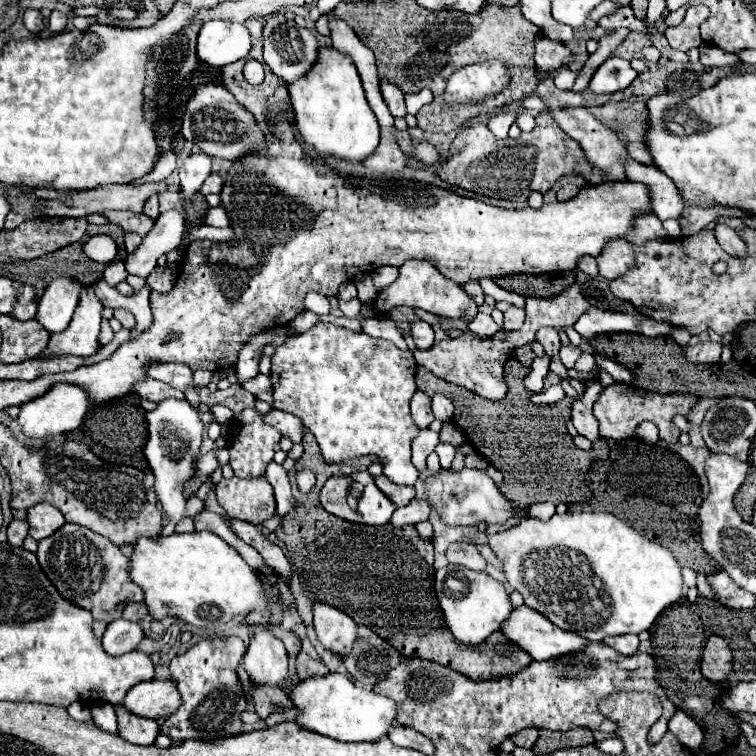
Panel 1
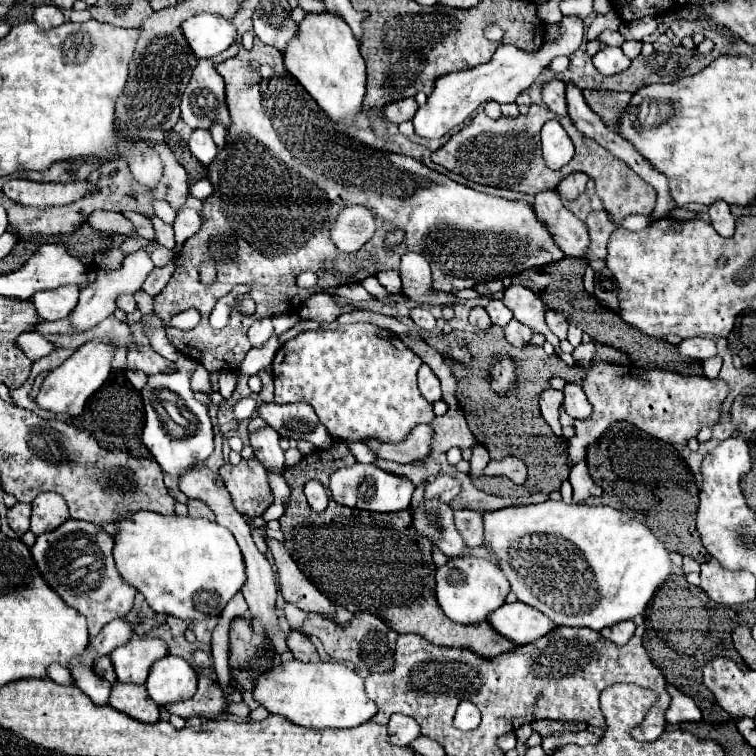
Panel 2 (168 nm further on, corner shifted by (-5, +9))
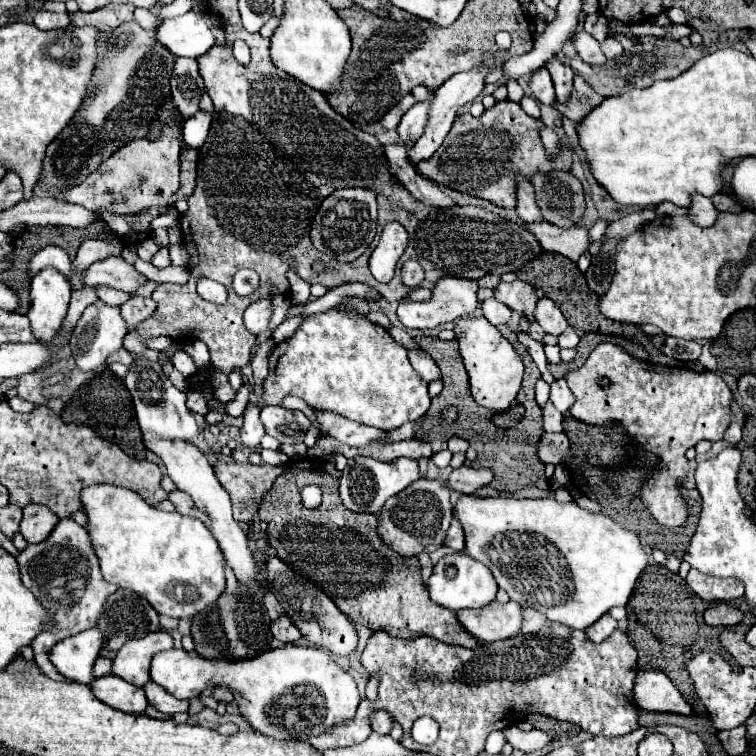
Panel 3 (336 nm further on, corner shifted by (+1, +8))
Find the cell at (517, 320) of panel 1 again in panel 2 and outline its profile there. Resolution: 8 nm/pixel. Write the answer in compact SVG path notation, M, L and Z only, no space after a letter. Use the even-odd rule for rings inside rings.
M511 284L509 288L505 288L503 304L515 314L515 320L529 326L533 332L543 334L546 340L553 345L555 354L559 356L559 352L561 352L560 341L545 324L545 308L547 306L537 294L533 294L525 286Z

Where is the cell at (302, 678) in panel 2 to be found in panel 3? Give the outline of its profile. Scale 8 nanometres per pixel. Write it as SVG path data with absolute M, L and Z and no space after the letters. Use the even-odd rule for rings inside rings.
M285 645L283 649L271 649L267 653L261 653L259 657L245 659L245 661L211 661L199 657L195 651L169 649L153 657L151 681L163 687L167 693L175 695L177 699L199 697L199 693L207 685L225 685L235 691L235 701L239 705L239 711L249 721L249 725L259 733L275 739L309 739L313 735L321 735L323 731L333 729L335 725L347 723L355 717L361 699L355 679L347 671L343 671L329 657L327 651L315 647L301 647L301 645Z

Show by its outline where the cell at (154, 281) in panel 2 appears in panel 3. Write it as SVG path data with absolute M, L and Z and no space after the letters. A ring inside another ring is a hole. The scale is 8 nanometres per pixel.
M133 297L121 305L121 315L127 323L127 331L133 333L141 321L151 317L155 311L155 301L151 297Z

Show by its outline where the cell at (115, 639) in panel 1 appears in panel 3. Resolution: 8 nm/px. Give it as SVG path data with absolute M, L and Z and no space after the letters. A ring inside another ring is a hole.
M97 627L59 641L51 649L51 663L67 679L75 683L93 683L93 665L101 653L105 639Z

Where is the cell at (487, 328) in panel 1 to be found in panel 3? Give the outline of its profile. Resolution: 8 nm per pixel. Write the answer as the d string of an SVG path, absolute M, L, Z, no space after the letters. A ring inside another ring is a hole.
M487 299L481 303L481 309L483 309L483 315L485 319L491 323L491 325L503 325L509 321L511 317L511 309L503 303L499 303L497 299Z

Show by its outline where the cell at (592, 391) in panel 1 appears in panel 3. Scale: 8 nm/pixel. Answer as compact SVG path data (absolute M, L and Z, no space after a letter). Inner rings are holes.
M555 379L551 383L551 403L559 413L567 413L571 409L571 403L575 403L575 395L571 395L565 379Z

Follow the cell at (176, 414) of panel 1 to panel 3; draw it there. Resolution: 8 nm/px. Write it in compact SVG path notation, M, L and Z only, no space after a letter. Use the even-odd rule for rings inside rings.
M135 357L129 365L129 373L125 377L125 385L133 397L137 421L141 433L153 433L161 439L181 439L191 441L199 435L199 425L193 413L185 405L185 393L181 393L161 371L161 365L155 359Z

